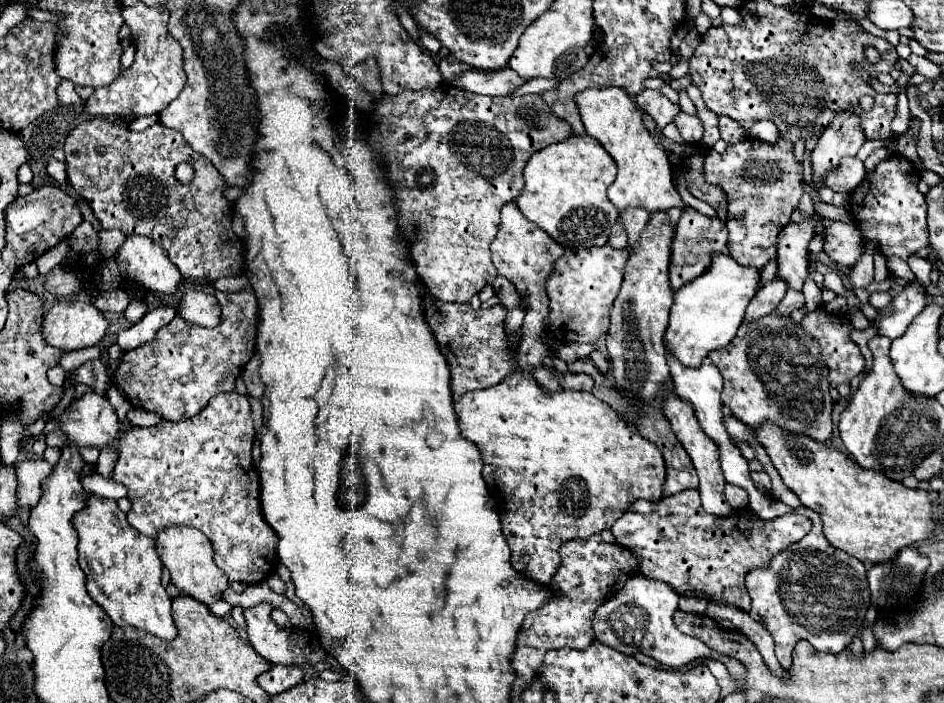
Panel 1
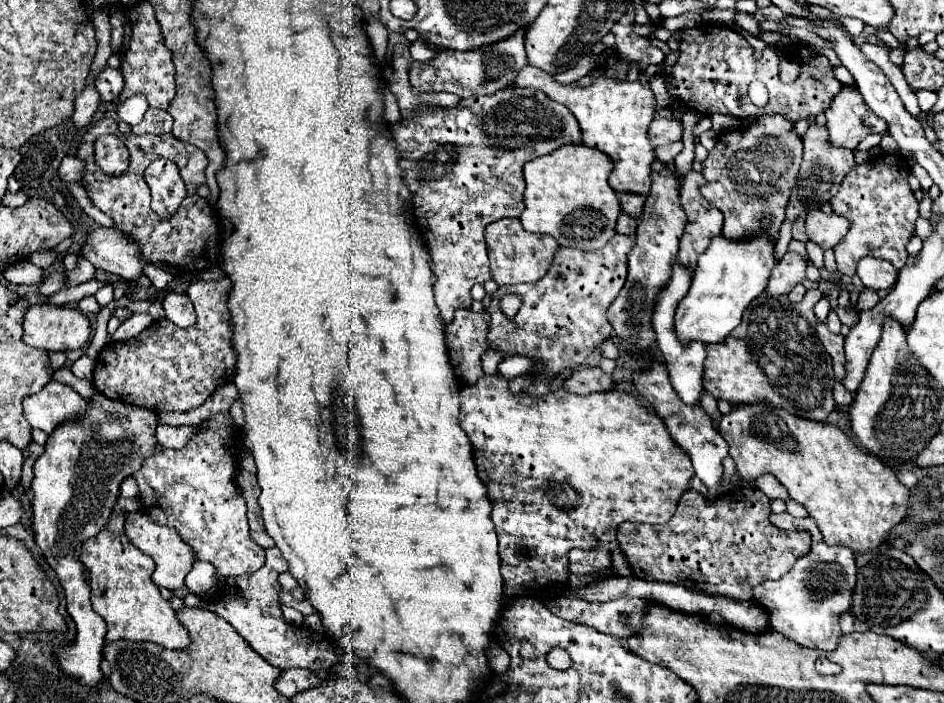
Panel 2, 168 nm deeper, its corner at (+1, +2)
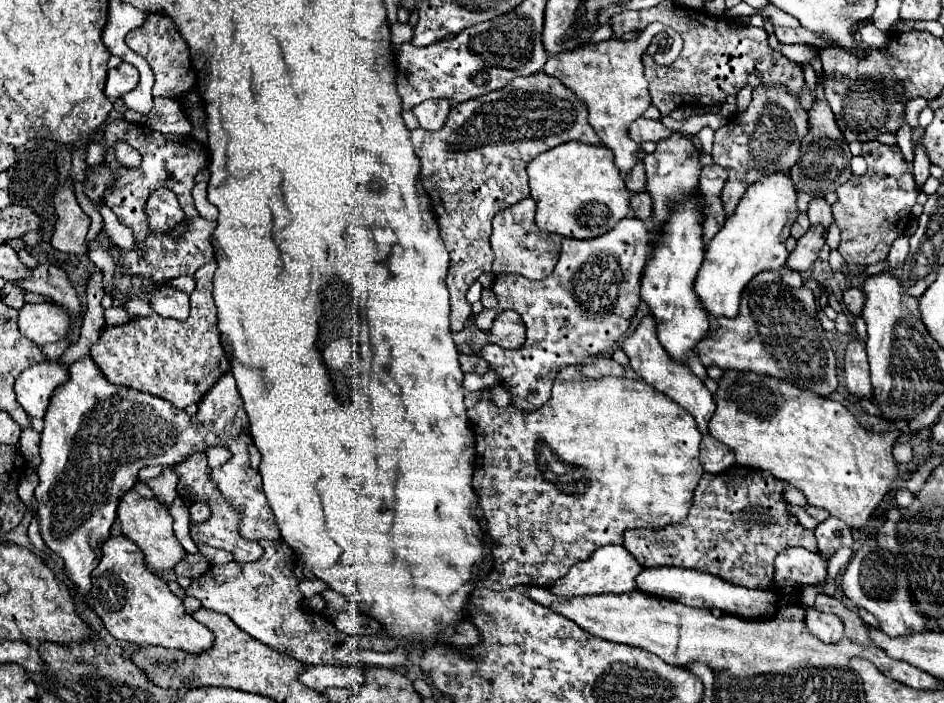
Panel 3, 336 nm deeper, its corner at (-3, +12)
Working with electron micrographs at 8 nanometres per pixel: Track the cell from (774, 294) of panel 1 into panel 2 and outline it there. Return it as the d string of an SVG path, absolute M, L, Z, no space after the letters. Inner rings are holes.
M786 252L786 256L782 256L782 260L778 260L778 264L774 266L766 292L770 296L788 294L796 284L806 278L806 264L808 260L804 256L796 252Z

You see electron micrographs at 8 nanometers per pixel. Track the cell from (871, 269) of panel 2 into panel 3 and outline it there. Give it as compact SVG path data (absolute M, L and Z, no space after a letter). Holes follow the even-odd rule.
M902 236L902 238L898 238L898 242L894 242L894 246L888 252L888 258L886 258L888 270L900 268L904 264L906 256L908 256L908 236Z

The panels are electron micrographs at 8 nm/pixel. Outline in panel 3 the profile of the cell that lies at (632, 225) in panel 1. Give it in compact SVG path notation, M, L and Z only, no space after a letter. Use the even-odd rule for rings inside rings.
M642 162L638 166L634 166L634 170L626 176L626 188L636 194L636 192L644 192L646 190L646 174L642 170Z

